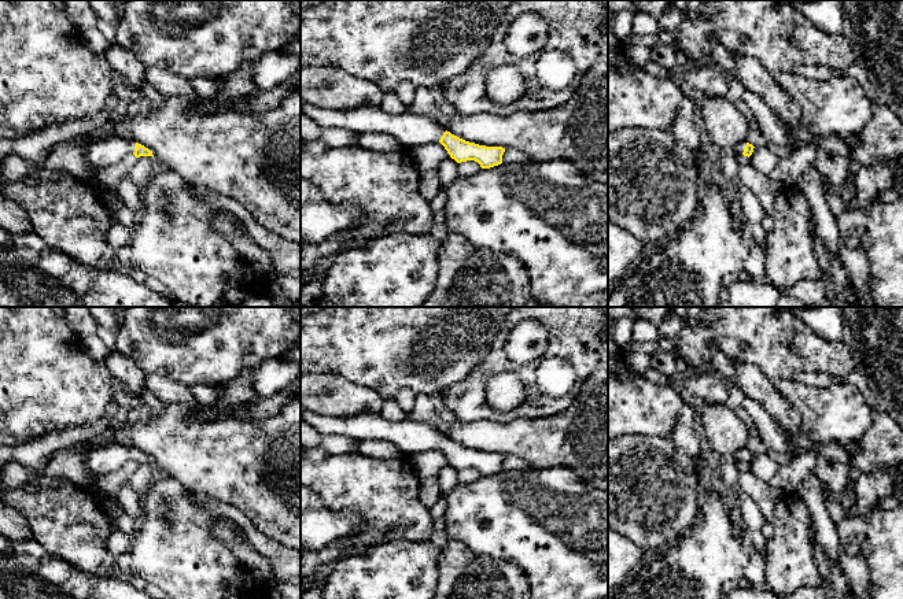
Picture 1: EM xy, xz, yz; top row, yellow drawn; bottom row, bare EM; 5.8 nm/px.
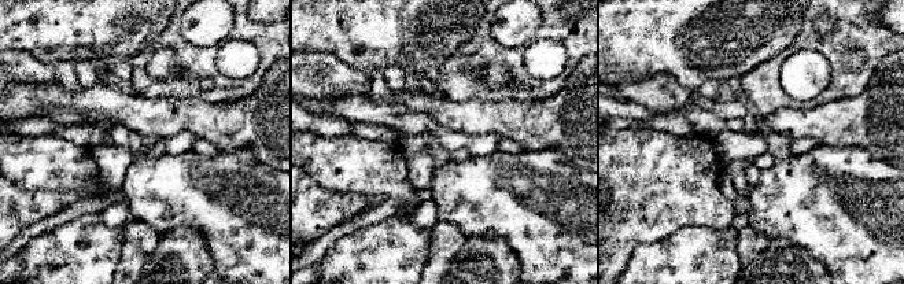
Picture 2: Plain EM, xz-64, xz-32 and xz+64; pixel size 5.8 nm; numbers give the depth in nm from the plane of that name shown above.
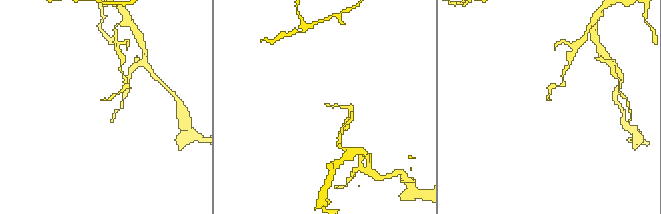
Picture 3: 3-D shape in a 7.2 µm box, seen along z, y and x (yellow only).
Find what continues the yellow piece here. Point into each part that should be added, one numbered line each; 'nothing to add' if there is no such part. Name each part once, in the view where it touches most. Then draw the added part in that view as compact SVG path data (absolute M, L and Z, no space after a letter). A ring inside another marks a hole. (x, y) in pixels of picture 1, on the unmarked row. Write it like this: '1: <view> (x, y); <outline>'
1: xy (110, 458); M115 443L85 450L86 465L96 477L104 473L118 472L128 462L133 462L134 455L136 448Z

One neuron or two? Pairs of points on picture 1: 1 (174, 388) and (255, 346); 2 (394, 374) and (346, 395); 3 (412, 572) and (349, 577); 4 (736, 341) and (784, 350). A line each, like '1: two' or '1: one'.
1: two
2: two
3: one
4: one

